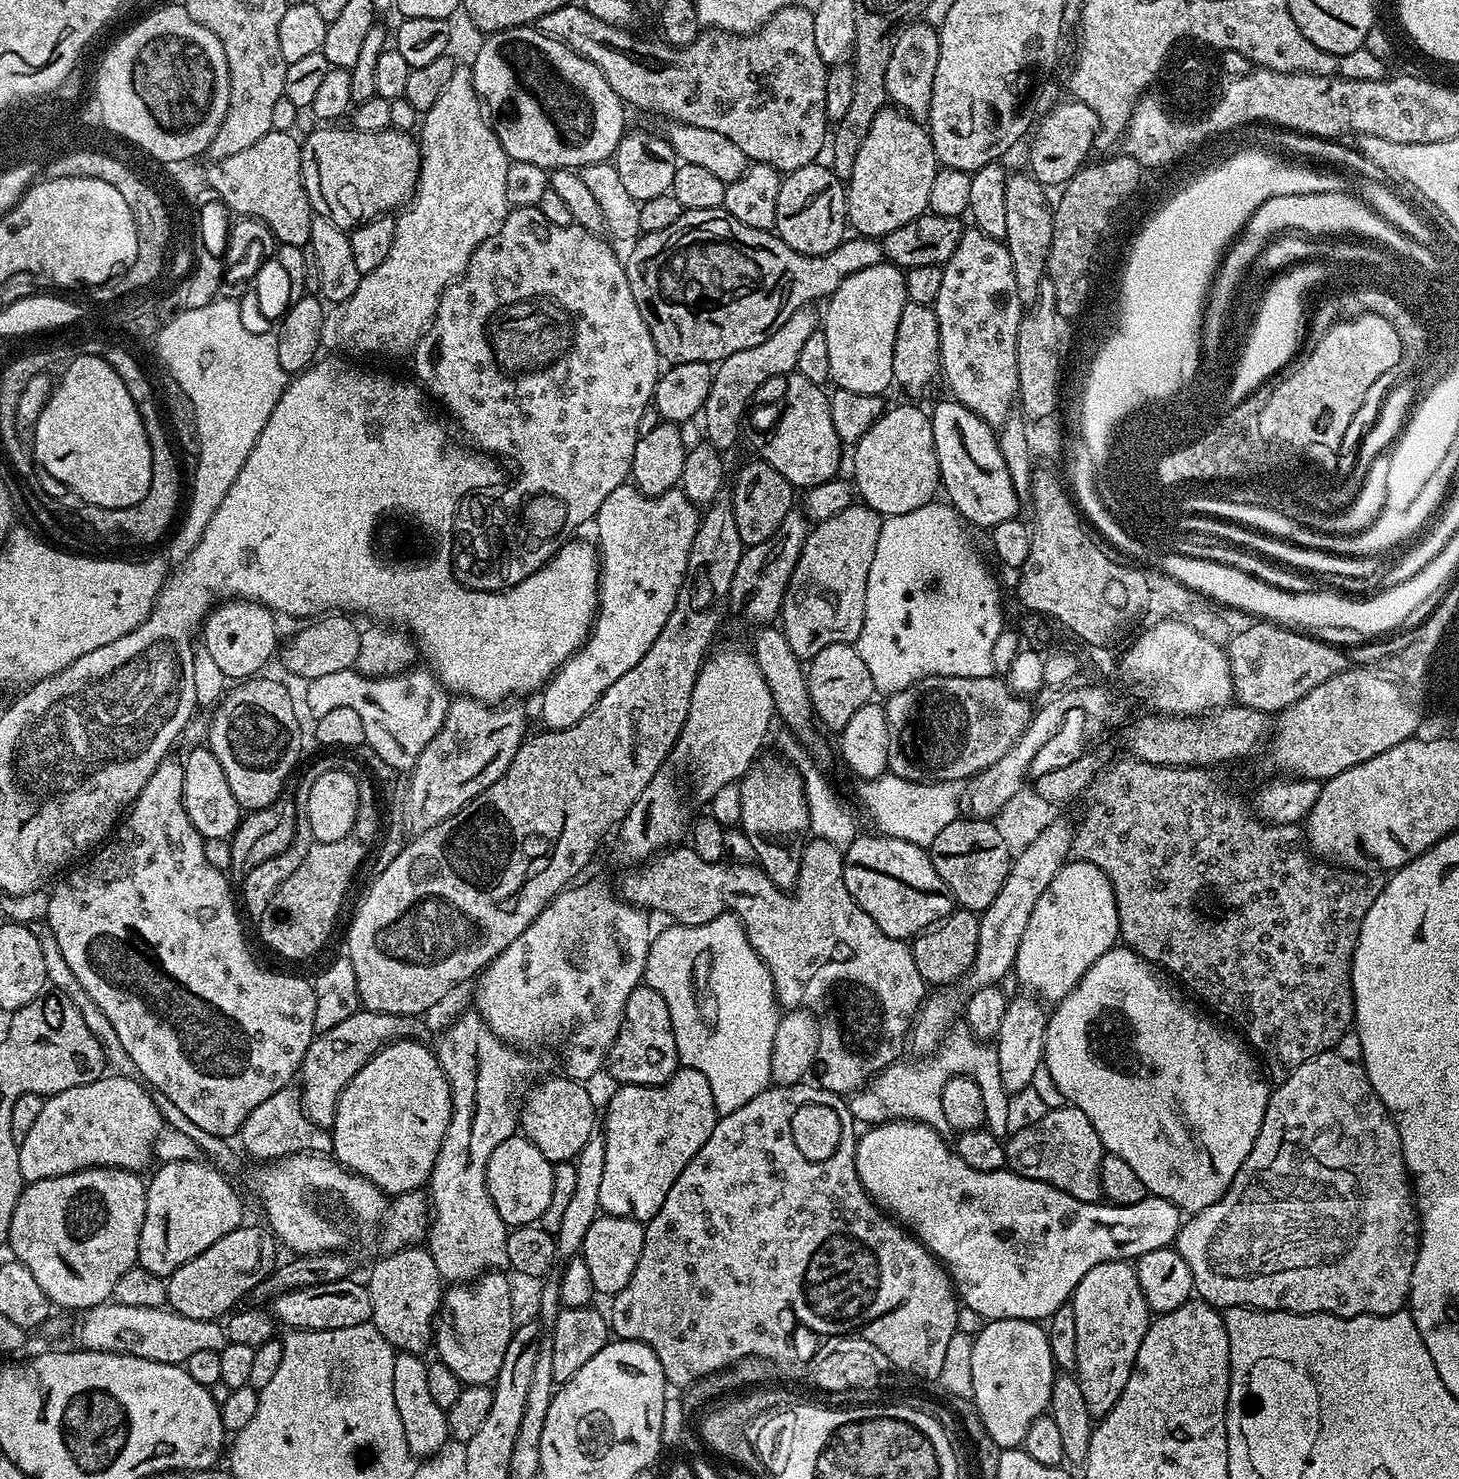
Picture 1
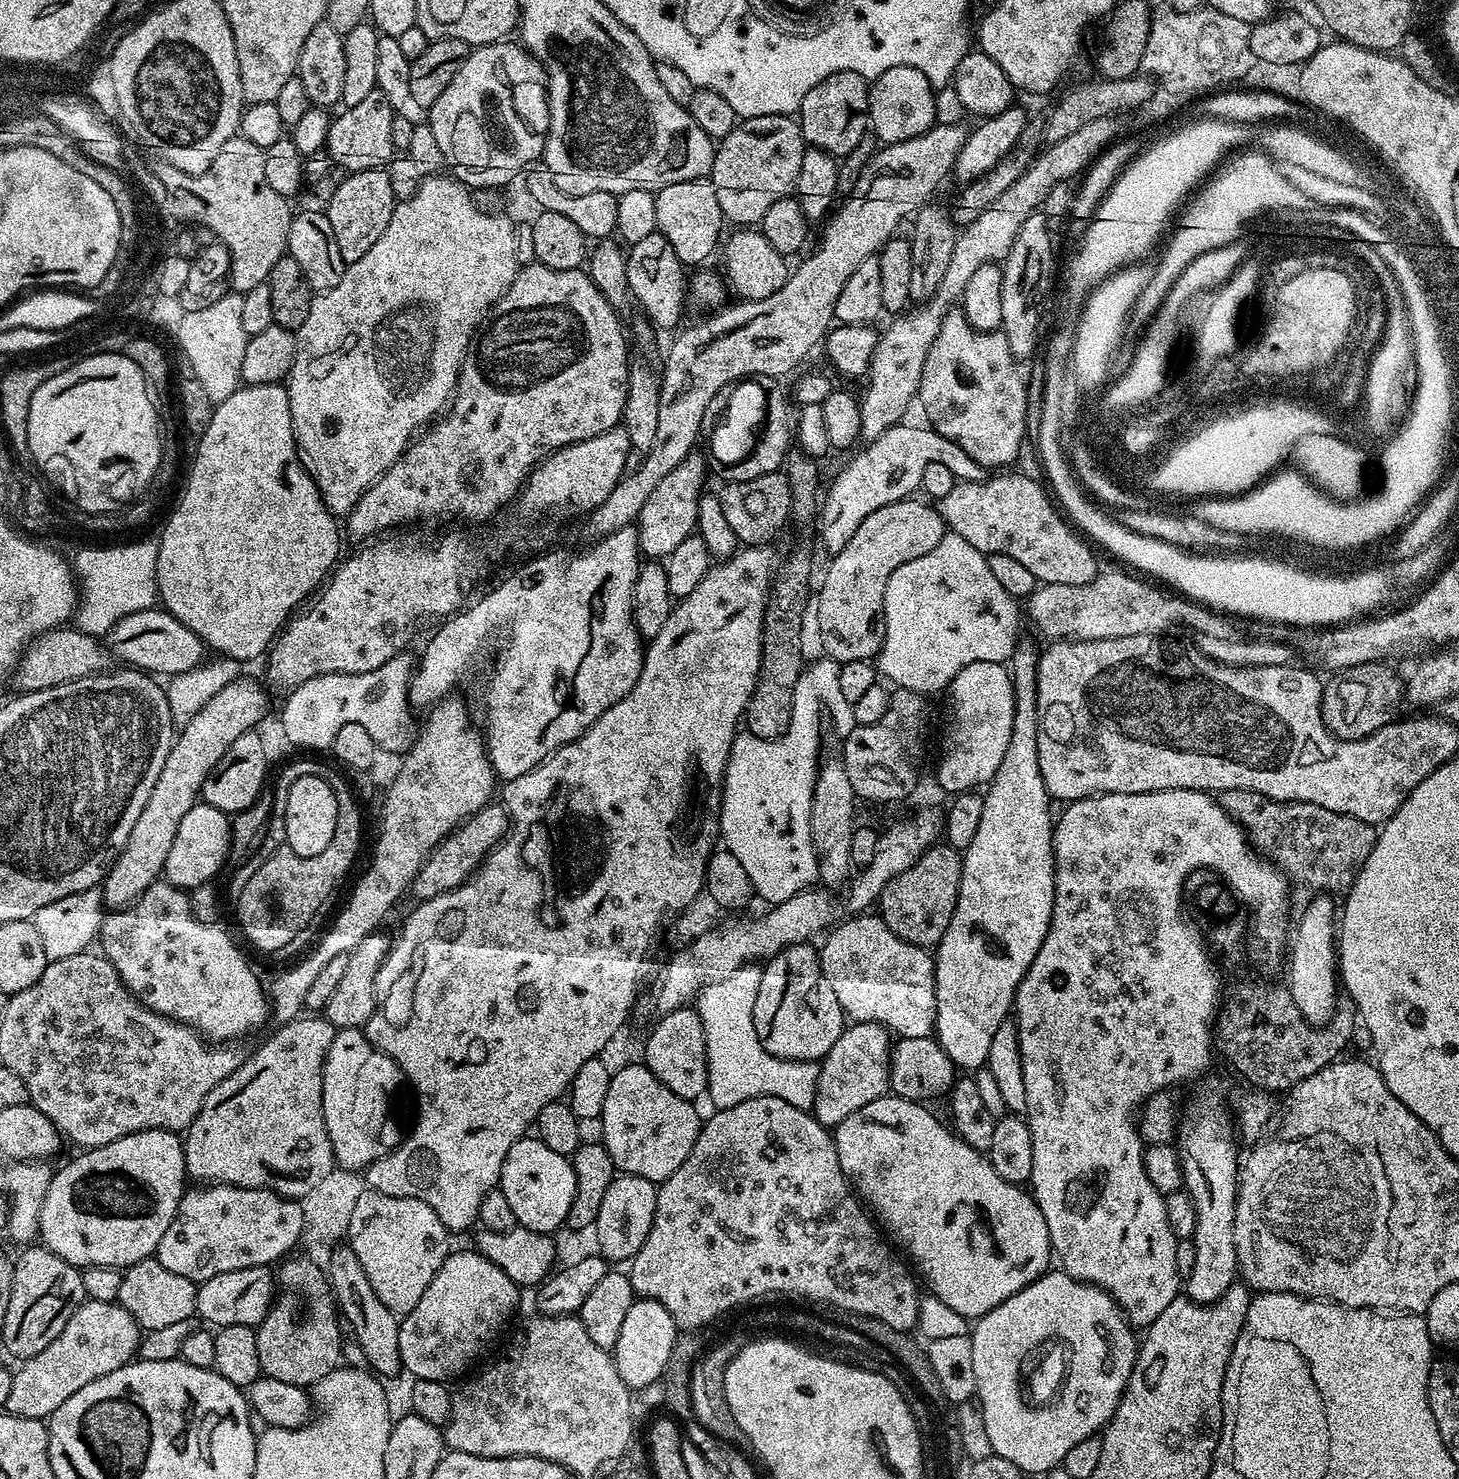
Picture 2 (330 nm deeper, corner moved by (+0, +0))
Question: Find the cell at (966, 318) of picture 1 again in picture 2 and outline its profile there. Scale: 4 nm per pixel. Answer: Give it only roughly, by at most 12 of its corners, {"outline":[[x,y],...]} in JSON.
{"outline":[[944,313],[920,367],[930,427],[1012,464],[1028,392],[1003,331]]}

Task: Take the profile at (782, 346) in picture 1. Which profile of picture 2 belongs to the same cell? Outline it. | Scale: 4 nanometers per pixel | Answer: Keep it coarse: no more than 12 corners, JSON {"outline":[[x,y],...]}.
{"outline":[[693,450],[646,498],[640,551],[667,558],[697,531],[704,460]]}

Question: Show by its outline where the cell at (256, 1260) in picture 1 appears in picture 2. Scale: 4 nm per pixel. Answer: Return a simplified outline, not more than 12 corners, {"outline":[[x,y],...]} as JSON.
{"outline":[[154,1258],[123,1269],[118,1303],[141,1329],[196,1316],[197,1281]]}

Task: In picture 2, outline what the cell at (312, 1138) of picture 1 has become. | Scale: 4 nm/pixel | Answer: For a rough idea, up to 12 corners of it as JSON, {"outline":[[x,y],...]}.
{"outline":[[192,1187],[154,1253],[203,1282],[301,1243],[299,1199]]}

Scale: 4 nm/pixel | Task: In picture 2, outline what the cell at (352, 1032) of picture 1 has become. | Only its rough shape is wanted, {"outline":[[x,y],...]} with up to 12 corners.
{"outline":[[279,1027],[206,1094],[193,1181],[303,1198],[333,1170],[338,1030]]}

